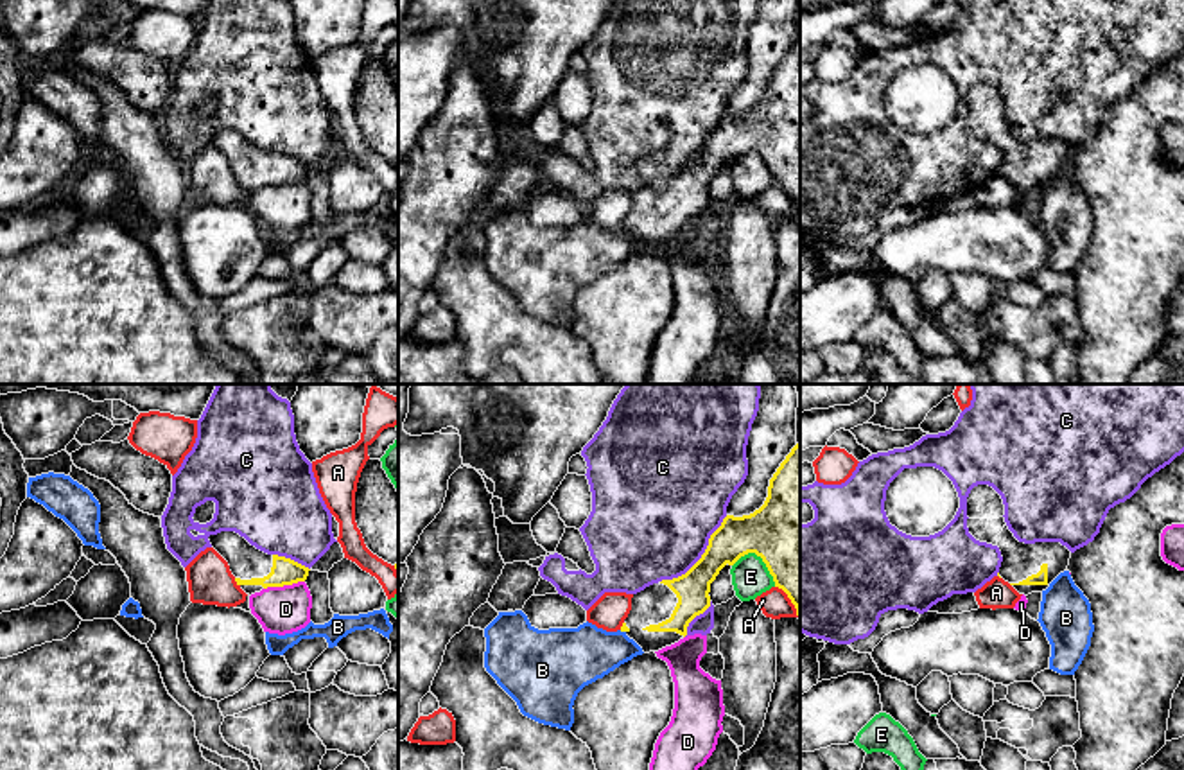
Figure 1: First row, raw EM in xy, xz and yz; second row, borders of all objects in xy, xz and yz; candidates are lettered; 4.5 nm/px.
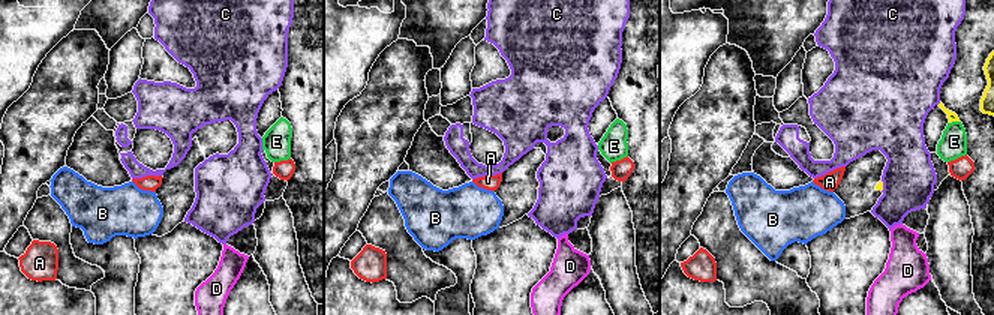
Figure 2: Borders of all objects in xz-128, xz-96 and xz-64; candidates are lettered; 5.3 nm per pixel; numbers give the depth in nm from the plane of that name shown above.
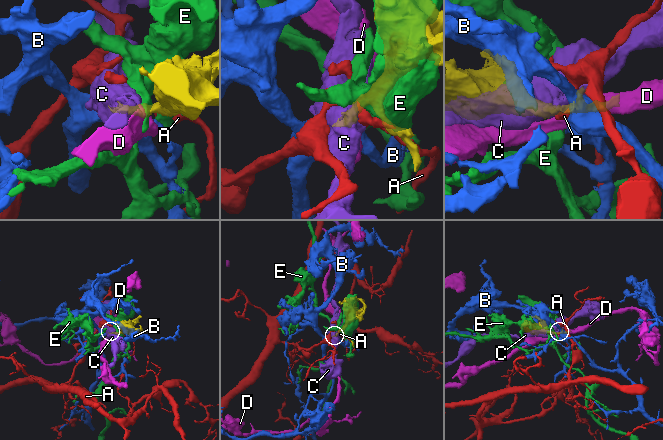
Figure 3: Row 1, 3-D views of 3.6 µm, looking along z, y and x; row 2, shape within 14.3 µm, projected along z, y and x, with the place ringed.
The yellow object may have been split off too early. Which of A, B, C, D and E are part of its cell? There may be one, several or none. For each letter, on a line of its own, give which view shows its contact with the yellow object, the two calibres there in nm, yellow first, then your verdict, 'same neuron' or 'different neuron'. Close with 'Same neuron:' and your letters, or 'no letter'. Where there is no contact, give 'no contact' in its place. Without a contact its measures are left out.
A: meets yellow in xy; 120 nm thick on the yellow side, 200 nm on the other; different neuron
B: meets yellow in xz; 30 nm thick on the yellow side, 280 nm on the other; different neuron
C: meets yellow in xz; 180 nm thick on the yellow side, 480 nm on the other; different neuron
D: meets yellow in xy; 120 nm thick on the yellow side, 220 nm on the other; different neuron
E: meets yellow in xz; 400 nm thick on the yellow side, 170 nm on the other; different neuron
Same neuron: no letter

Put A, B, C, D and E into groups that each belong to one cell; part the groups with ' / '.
A / B / C / D / E

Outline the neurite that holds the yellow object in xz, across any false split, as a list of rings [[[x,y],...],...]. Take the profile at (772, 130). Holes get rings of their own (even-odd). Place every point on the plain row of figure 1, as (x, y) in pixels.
[[[800,39],[770,77],[764,102],[750,113],[727,113],[685,172],[633,192],[621,230],[644,251],[678,241],[689,221],[710,205],[710,181],[719,169],[748,151],[762,156],[800,217]]]

